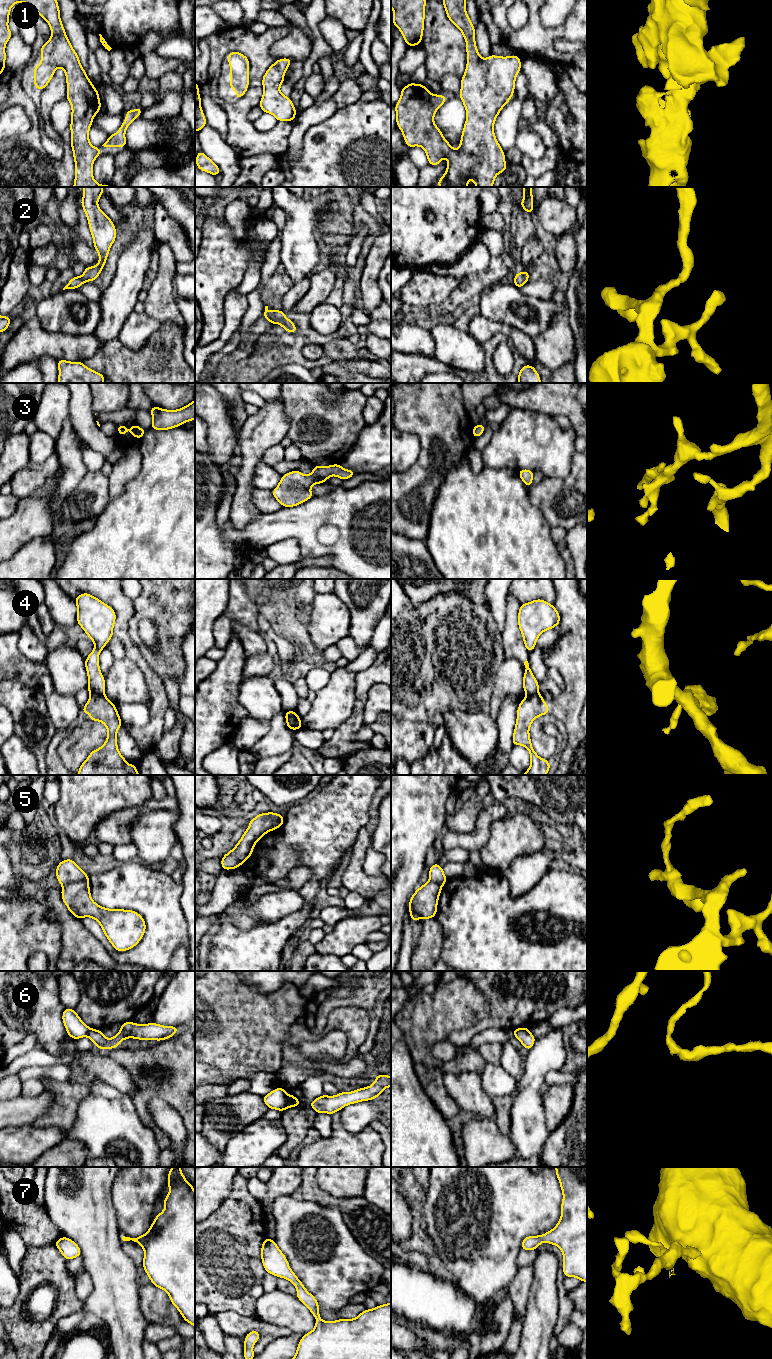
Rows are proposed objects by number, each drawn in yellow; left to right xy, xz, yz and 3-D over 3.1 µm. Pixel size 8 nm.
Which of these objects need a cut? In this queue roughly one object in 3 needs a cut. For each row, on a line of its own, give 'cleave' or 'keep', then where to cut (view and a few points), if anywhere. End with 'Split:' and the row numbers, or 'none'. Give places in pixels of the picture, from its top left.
1: keep; cut none
2: keep; cut none
3: keep; cut none
4: cleave; cut xy (104, 694), (90, 695)
5: cleave; cut xy (88, 880), (71, 881), (63, 886)
6: cleave; cut xz (287, 1094), (284, 1106), (280, 1110)
7: keep; cut none
Split: 4, 5, 6

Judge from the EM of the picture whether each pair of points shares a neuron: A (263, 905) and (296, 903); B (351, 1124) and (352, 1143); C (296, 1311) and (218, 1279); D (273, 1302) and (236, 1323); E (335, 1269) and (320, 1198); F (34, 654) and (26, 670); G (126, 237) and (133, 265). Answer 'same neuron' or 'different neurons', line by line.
A: same neuron
B: different neurons
C: different neurons
D: different neurons
E: different neurons
F: different neurons
G: different neurons

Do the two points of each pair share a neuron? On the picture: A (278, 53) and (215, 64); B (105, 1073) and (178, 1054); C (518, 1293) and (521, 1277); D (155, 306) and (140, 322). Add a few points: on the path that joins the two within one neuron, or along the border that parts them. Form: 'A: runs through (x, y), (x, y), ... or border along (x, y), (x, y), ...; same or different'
A: border along (285, 35), (271, 47), (271, 54), (276, 59); different
B: border along (107, 1057), (117, 1061), (127, 1070), (135, 1089); different
C: runs through (518, 1289), (521, 1281); same
D: border along (143, 311), (160, 323); different

